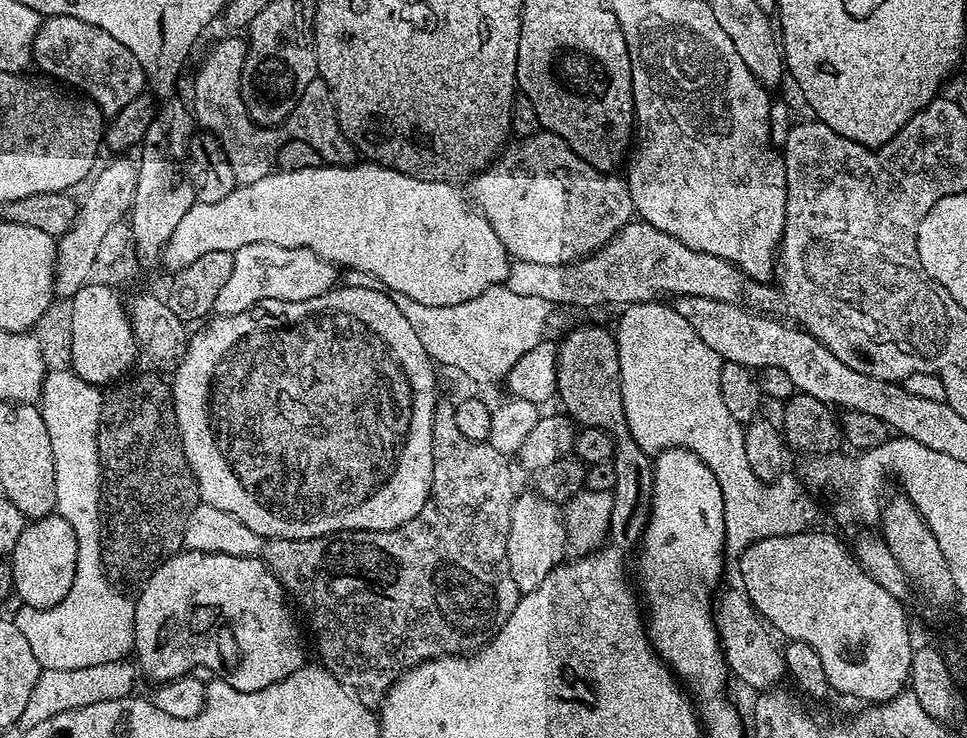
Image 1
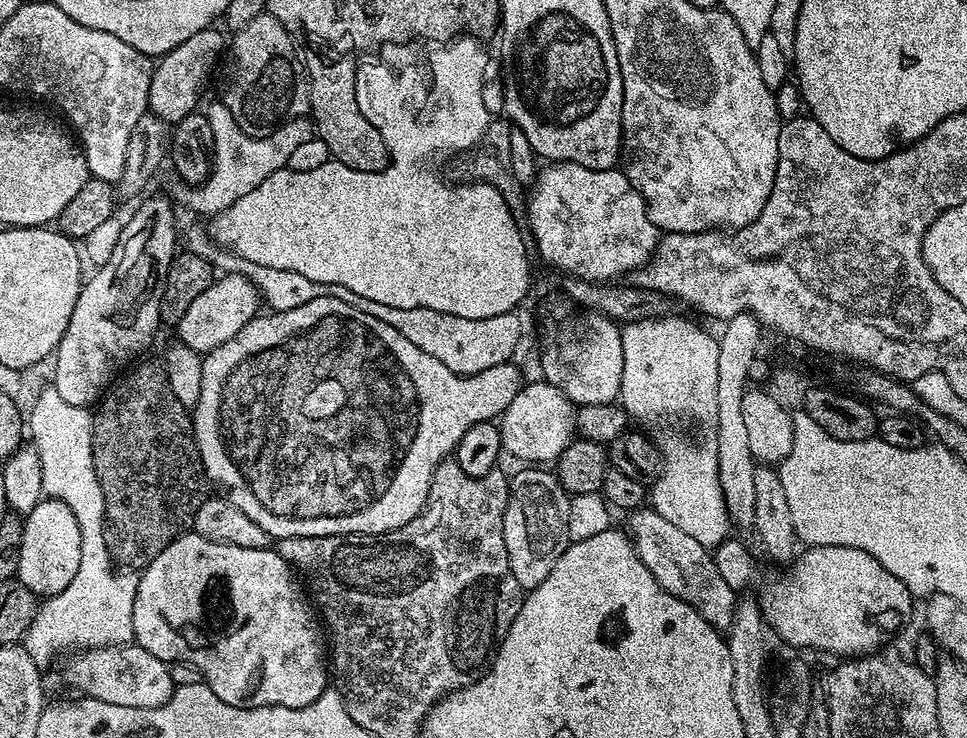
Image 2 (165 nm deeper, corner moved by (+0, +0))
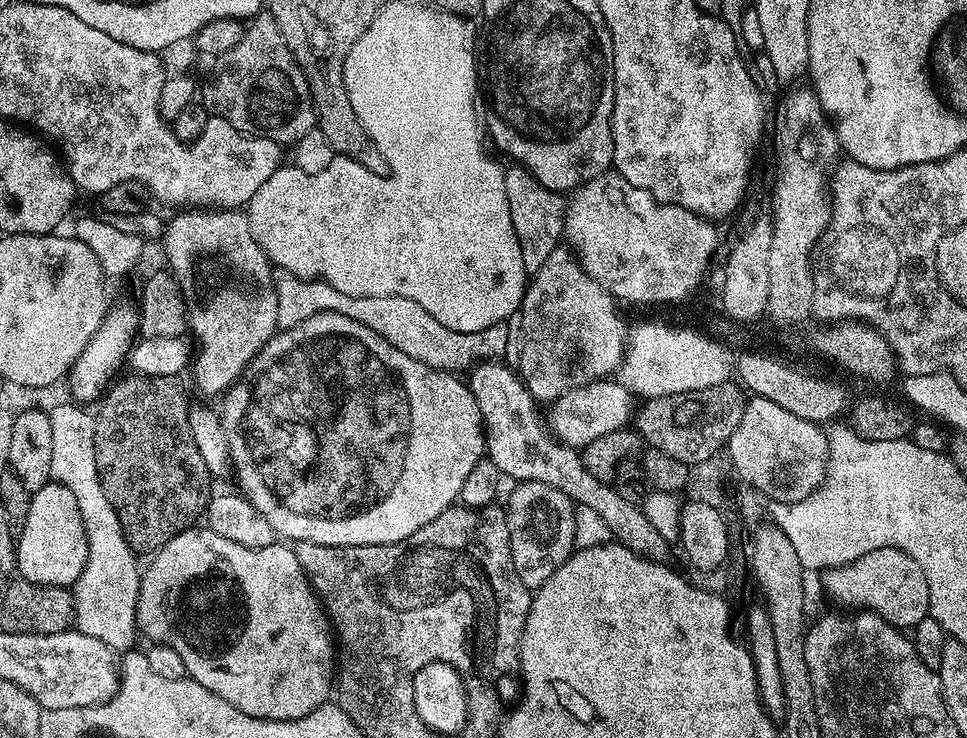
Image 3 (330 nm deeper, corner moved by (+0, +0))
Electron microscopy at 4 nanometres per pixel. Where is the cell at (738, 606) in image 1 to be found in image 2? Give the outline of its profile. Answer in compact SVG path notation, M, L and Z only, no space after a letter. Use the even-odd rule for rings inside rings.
M641 506L631 513L632 516L626 525L626 531L632 537L632 544L636 548L638 558L654 574L654 578L670 594L682 598L706 622L710 622L715 628L727 629L734 611L734 590L718 574L715 555L709 549L690 538L679 526L674 526L667 518L662 518L651 506Z

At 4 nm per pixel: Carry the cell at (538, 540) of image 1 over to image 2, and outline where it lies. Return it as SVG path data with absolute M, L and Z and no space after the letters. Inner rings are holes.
M524 466L520 473L511 477L508 486L508 505L504 515L504 537L506 538L506 554L510 562L510 570L514 578L518 578L521 588L536 588L554 570L554 562L562 558L562 554L570 543L570 496L565 492L559 480L551 471L540 466Z

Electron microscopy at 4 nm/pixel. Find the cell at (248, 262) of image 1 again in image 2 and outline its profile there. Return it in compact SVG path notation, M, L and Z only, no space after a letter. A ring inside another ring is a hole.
M237 272L221 275L219 278L213 279L212 284L206 286L206 290L202 290L202 294L198 294L198 298L194 298L190 310L186 310L186 314L182 314L178 325L179 343L201 354L213 352L218 346L222 346L222 342L230 342L230 338L234 338L238 334L238 330L242 330L242 326L249 324L258 315L259 308L256 307L261 307L261 304L260 293L245 276L240 276Z

